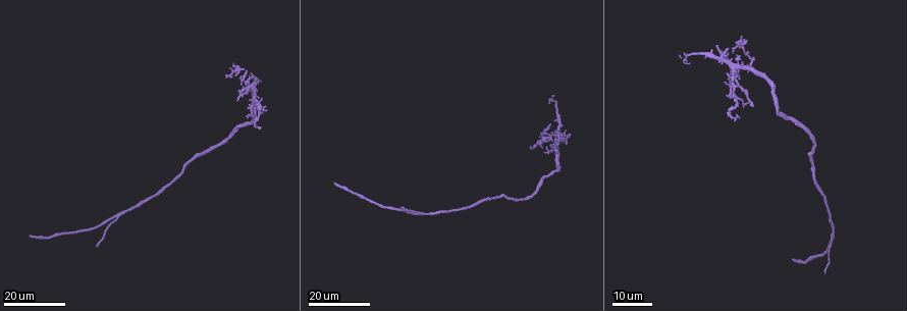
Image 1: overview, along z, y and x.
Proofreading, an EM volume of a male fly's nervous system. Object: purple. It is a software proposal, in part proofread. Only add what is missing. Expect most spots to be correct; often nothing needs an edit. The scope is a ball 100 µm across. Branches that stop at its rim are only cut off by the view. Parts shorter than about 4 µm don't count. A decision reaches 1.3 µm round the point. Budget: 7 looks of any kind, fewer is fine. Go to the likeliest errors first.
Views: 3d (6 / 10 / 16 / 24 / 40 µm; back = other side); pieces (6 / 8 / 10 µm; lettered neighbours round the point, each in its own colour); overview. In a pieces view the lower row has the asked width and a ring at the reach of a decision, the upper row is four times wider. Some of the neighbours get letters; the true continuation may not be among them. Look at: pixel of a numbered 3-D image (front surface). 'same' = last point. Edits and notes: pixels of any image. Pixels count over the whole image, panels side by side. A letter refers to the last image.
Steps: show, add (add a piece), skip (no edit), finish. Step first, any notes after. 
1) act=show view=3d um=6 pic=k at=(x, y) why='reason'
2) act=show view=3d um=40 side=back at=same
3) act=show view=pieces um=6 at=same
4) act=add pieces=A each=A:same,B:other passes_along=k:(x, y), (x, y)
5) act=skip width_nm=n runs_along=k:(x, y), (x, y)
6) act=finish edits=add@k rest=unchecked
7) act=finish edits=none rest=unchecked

act=show view=3d um=24 pic=1 at=(402, 208)

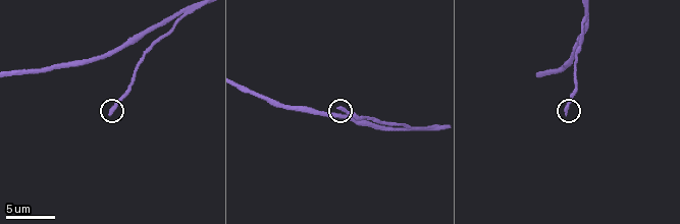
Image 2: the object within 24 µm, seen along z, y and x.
act=show view=pieces um=6 pic=2 at=(337, 107)

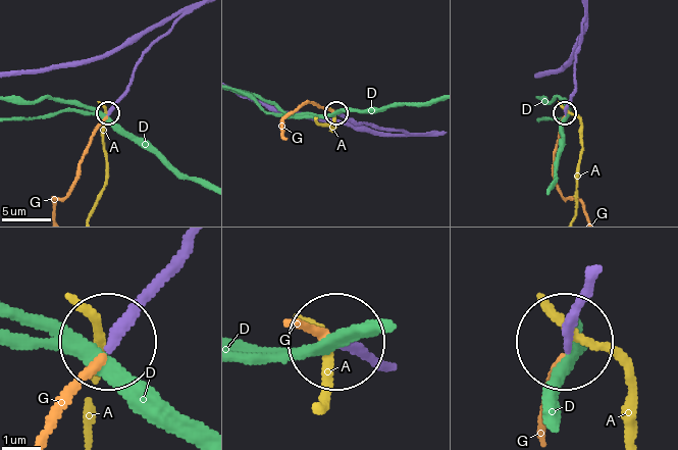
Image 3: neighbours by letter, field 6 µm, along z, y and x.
act=add pieces=G width_nm=240 each=A:other,D:other,G:same passes_along=3:(384, 361), (361, 342), (332, 342), (309, 326) found='it goes on there'

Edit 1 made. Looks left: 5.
act=show view=overview

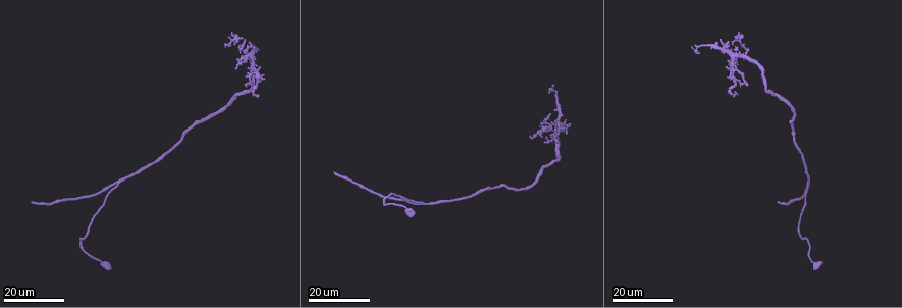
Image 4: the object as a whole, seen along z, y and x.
act=show view=3d um=16 pic=4 at=(748, 84) why='an open end'

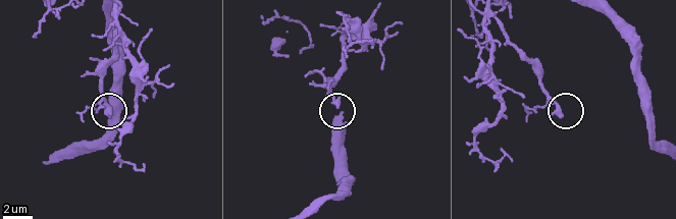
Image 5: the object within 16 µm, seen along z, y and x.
act=show view=pieces um=8 pic=5 at=(558, 114)

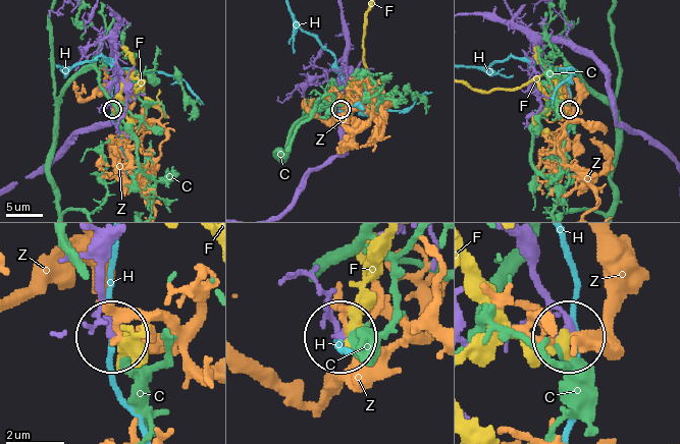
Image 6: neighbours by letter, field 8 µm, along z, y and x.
act=skip each=C:other,F:other,H:other,Z:other runs_along=6:(516, 243), (567, 336) found='no lettered piece goes on from it'

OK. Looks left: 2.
act=show view=3d um=16 pic=1 at=(541, 135) why='free end'

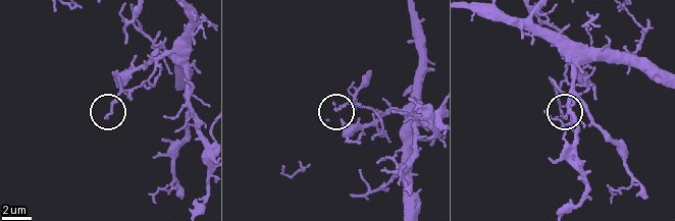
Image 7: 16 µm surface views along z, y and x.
act=show view=pieces um=6 pic=7 at=(107, 116) why='what lies round it'

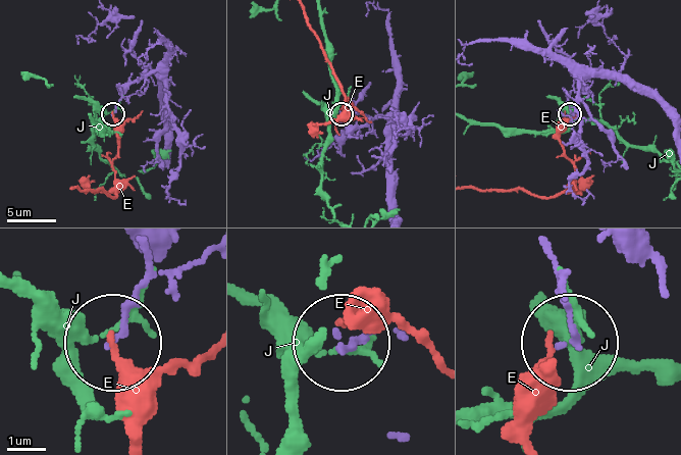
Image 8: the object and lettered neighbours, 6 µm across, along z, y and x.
act=skip each=E:other,J:other found='no lettered piece goes on from it'

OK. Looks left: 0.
act=finish edits=add@3 rest=unchecked

